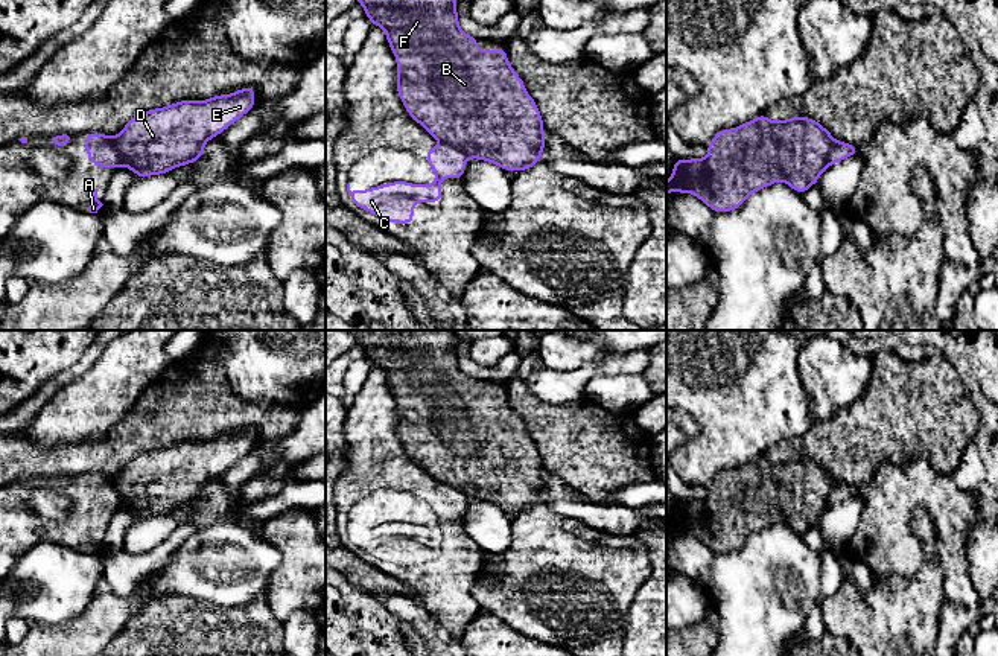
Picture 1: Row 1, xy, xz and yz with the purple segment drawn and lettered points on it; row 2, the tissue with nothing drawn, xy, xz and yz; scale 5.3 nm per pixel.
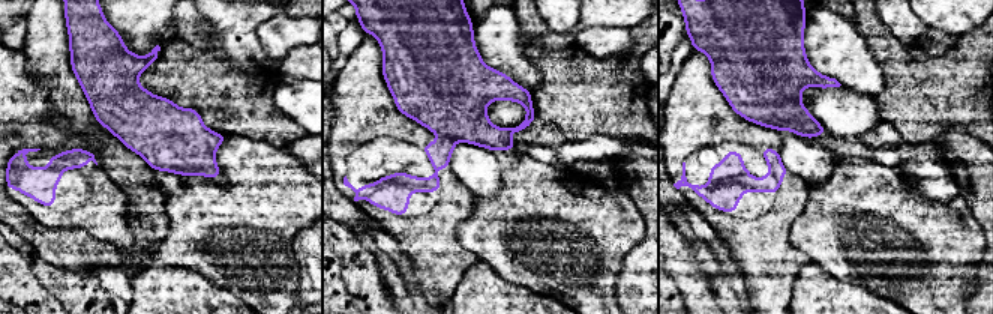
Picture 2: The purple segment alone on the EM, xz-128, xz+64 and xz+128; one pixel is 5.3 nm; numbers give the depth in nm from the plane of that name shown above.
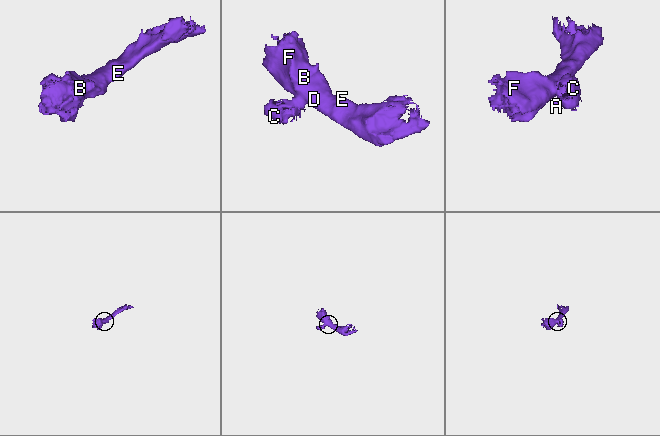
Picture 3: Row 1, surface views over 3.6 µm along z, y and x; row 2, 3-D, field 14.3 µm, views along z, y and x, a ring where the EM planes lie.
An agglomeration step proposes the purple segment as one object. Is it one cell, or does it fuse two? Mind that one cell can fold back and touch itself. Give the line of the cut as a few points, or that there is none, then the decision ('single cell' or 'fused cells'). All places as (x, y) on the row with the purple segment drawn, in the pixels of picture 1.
cut xz (440, 142), (458, 148), (467, 157); fused cells

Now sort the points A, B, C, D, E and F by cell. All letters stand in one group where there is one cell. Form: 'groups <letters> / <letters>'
groups A C / B D E F

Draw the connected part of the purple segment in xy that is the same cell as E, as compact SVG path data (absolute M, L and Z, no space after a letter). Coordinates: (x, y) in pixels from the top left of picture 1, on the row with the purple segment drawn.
M248 85L231 94L138 113L113 137L122 166L146 178L198 161L205 143L250 113L254 99L256 90Z

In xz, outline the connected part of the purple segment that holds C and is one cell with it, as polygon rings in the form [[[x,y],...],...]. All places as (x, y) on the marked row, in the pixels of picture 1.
[[[440,143],[438,146],[431,148],[423,158],[429,163],[429,166],[432,167],[435,174],[434,184],[412,184],[409,181],[391,181],[388,184],[380,184],[367,190],[354,189],[351,192],[350,183],[348,183],[347,192],[350,195],[350,201],[356,207],[376,215],[382,221],[394,222],[394,224],[412,224],[414,204],[415,202],[426,202],[426,204],[440,202],[443,198],[441,180],[456,178],[461,181],[466,170],[466,164],[467,164],[467,155],[461,152],[459,149],[446,143]]]

